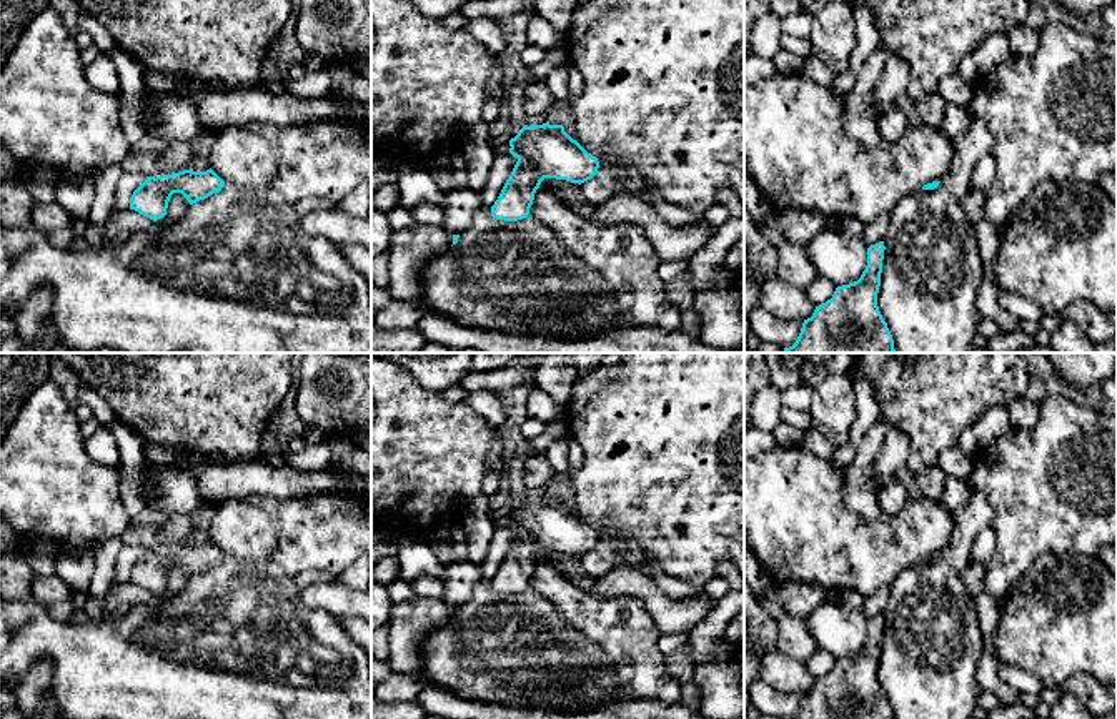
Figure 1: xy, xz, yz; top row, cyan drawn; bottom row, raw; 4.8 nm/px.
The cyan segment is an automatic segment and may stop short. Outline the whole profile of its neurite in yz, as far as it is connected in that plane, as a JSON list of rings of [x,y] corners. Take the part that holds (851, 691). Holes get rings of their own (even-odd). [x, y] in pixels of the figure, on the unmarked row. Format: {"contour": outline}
{"contour": [[[884,614],[867,621],[861,651],[837,659],[831,672],[816,679],[792,719],[894,719],[877,679],[884,622]]]}

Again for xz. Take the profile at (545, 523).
{"contour": [[[524,498],[509,513],[509,519],[509,526],[518,534],[491,579],[491,589],[496,593],[526,591],[544,551],[581,558],[591,553],[599,541],[598,531],[573,513],[563,498]]]}

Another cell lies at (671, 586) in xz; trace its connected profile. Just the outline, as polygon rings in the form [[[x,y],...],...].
[[[599,534],[598,546],[591,553],[581,556],[581,561],[589,579],[603,578],[618,566],[624,564],[644,573],[654,586],[658,586],[669,598],[686,599],[702,593],[702,589],[694,589],[689,583],[661,574],[643,558],[641,553],[616,549],[614,544],[603,534]]]

